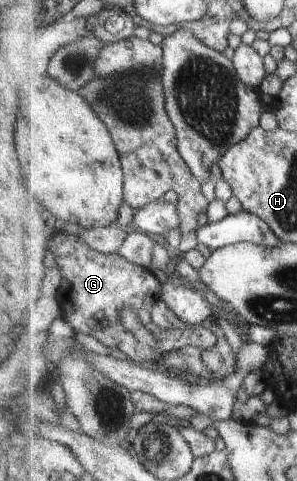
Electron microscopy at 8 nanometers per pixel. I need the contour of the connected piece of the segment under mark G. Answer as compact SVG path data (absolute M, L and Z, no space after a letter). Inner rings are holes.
M59 230L49 241L52 264L61 273L60 283L50 291L49 305L57 312L62 330L91 335L106 347L119 349L136 362L158 366L157 361L166 352L195 346L202 350L216 347L217 335L201 325L185 329L161 329L152 318L155 301L160 300L162 284L148 268L133 263L119 254L104 254L91 249L80 236ZM131 305L141 323L159 339L155 347L143 345L123 323L121 311Z

